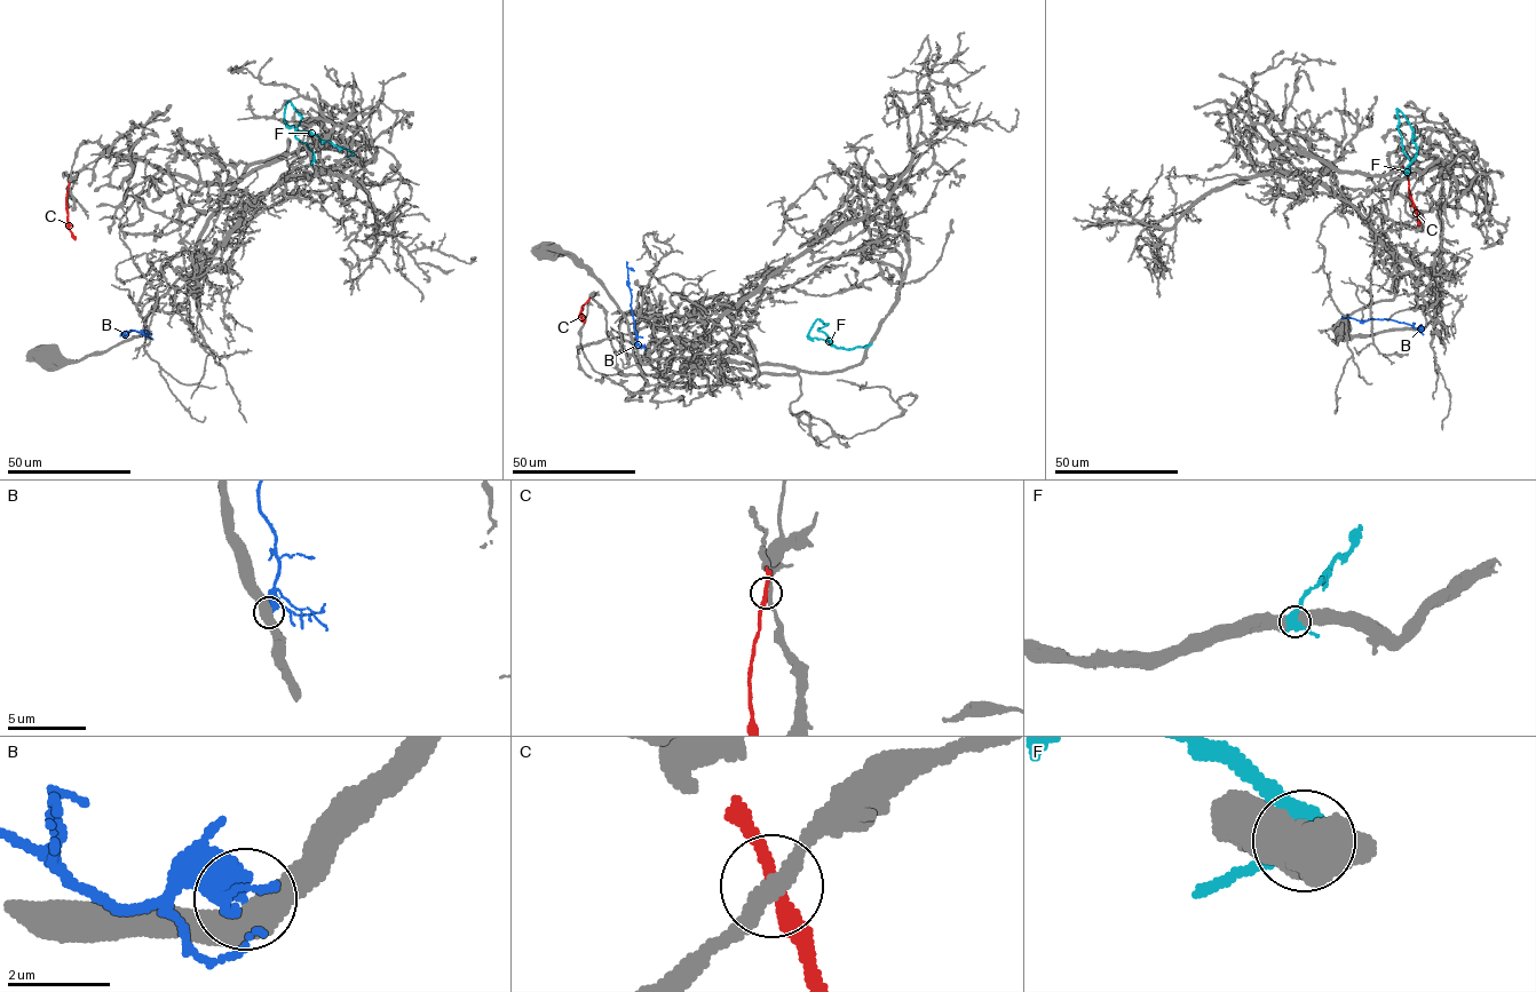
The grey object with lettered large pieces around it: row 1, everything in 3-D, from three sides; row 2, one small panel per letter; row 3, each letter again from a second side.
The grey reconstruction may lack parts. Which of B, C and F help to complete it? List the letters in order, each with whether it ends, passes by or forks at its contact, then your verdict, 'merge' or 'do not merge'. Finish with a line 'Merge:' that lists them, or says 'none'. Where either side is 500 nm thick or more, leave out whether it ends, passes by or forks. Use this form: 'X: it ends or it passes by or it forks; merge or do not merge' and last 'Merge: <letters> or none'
B: do not merge
C: it passes by; merge
F: do not merge
Merge: C

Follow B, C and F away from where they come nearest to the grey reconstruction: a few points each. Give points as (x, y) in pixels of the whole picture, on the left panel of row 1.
B: (142, 334), (132, 330), (123, 334), (128, 333)
C: (69, 187), (65, 209), (69, 229), (74, 239)
F: (353, 155), (315, 134), (289, 126), (284, 113), (287, 101), (301, 117), (295, 136), (313, 152), (311, 165)

